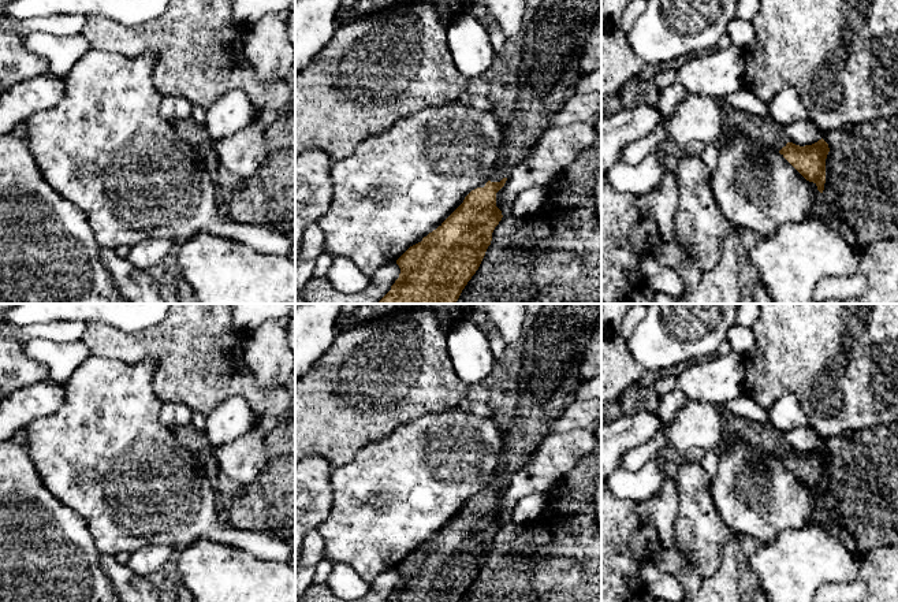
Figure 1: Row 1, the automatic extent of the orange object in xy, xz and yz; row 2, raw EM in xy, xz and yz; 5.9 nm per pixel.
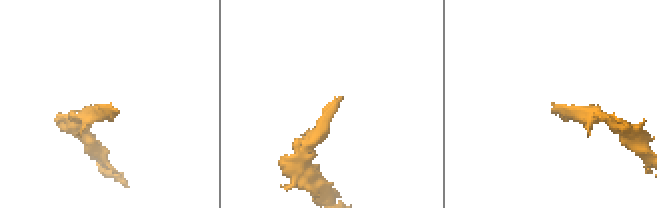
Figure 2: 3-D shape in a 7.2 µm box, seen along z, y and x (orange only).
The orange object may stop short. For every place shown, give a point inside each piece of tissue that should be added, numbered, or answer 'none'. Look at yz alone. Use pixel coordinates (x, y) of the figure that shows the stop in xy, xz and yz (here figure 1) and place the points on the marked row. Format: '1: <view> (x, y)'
1: yz (781, 141)

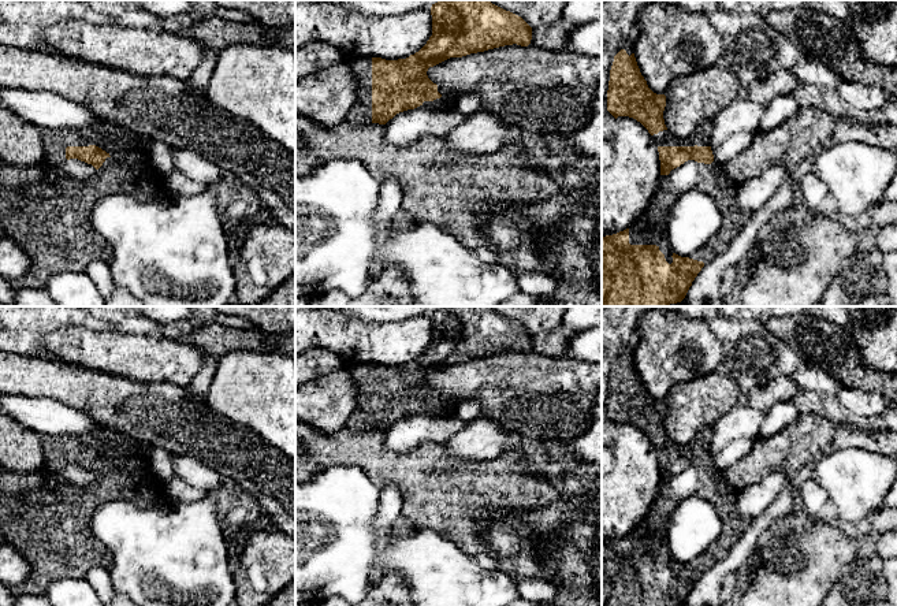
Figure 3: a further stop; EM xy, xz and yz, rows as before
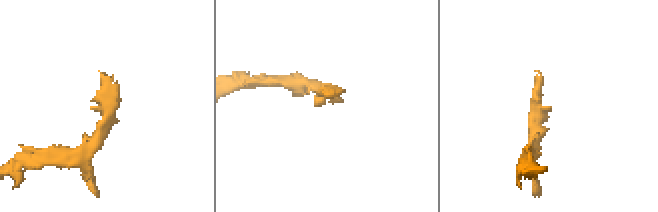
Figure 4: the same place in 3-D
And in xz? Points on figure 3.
1: xz (361, 114)

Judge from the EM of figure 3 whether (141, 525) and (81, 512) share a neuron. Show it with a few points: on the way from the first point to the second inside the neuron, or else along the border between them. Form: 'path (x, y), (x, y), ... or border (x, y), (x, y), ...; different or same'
border (122, 499), (92, 517), (104, 545); different

